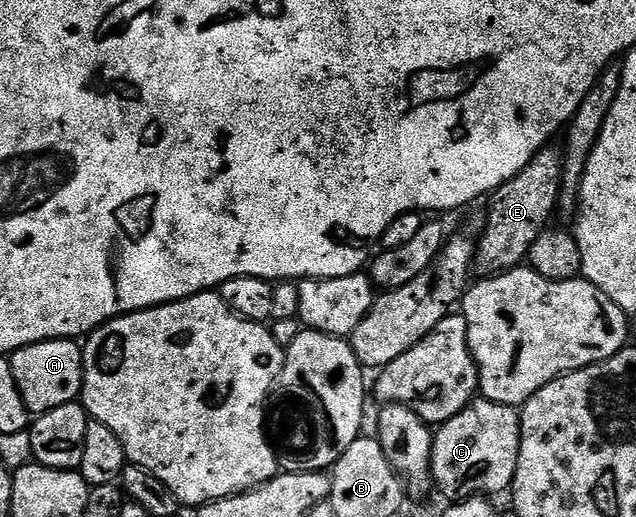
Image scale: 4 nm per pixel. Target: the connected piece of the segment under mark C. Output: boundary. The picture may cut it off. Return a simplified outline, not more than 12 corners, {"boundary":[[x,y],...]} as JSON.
{"boundary":[[475,399],[434,433],[433,484],[467,501],[511,488],[519,410]]}

